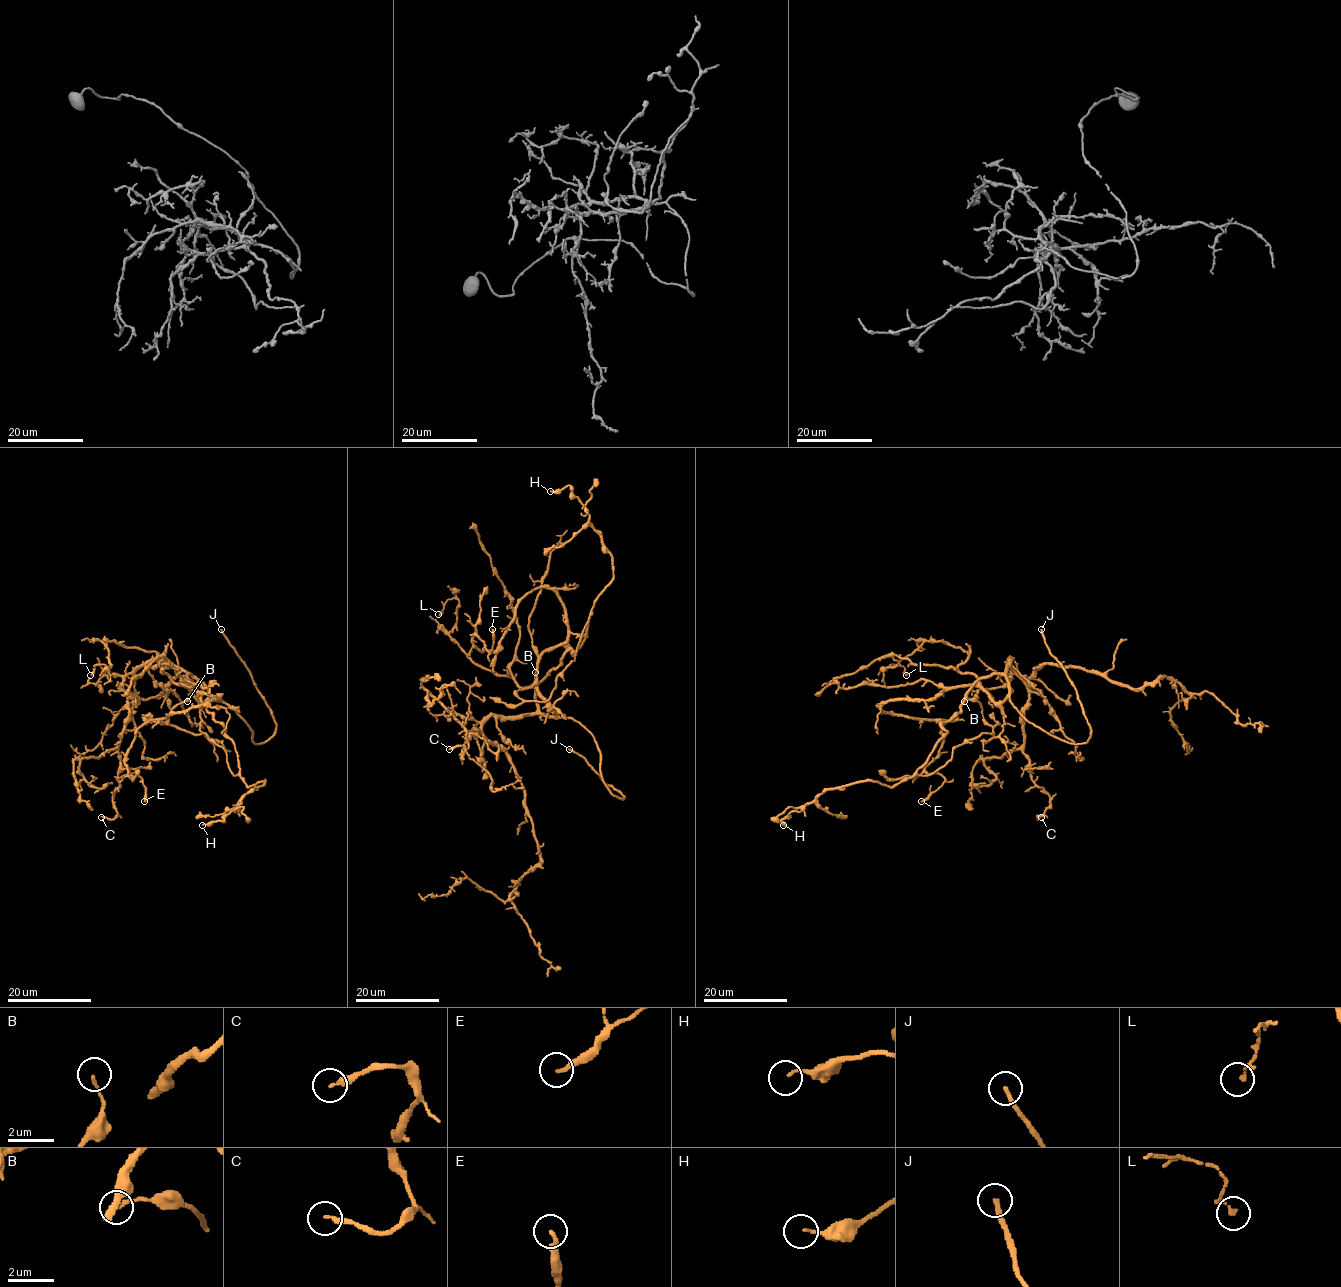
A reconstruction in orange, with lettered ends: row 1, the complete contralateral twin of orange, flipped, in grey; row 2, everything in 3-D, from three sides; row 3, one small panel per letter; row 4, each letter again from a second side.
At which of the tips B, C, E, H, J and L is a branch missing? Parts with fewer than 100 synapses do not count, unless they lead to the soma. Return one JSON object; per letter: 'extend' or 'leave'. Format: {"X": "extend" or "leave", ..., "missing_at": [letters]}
{"B": "leave", "C": "leave", "E": "leave", "H": "leave", "J": "extend", "L": "leave", "missing_at": ["J"]}

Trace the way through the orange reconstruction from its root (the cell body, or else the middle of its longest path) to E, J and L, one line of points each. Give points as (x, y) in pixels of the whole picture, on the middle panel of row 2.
E: (516, 717), (537, 710), (566, 608), (537, 587), (481, 651), (492, 629)
J: (516, 717), (546, 714), (577, 720), (595, 739), (605, 786), (614, 795), (623, 798), (581, 756), (569, 749)
L: (516, 717), (537, 710), (536, 685), (471, 659), (449, 634), (456, 598), (438, 614)

